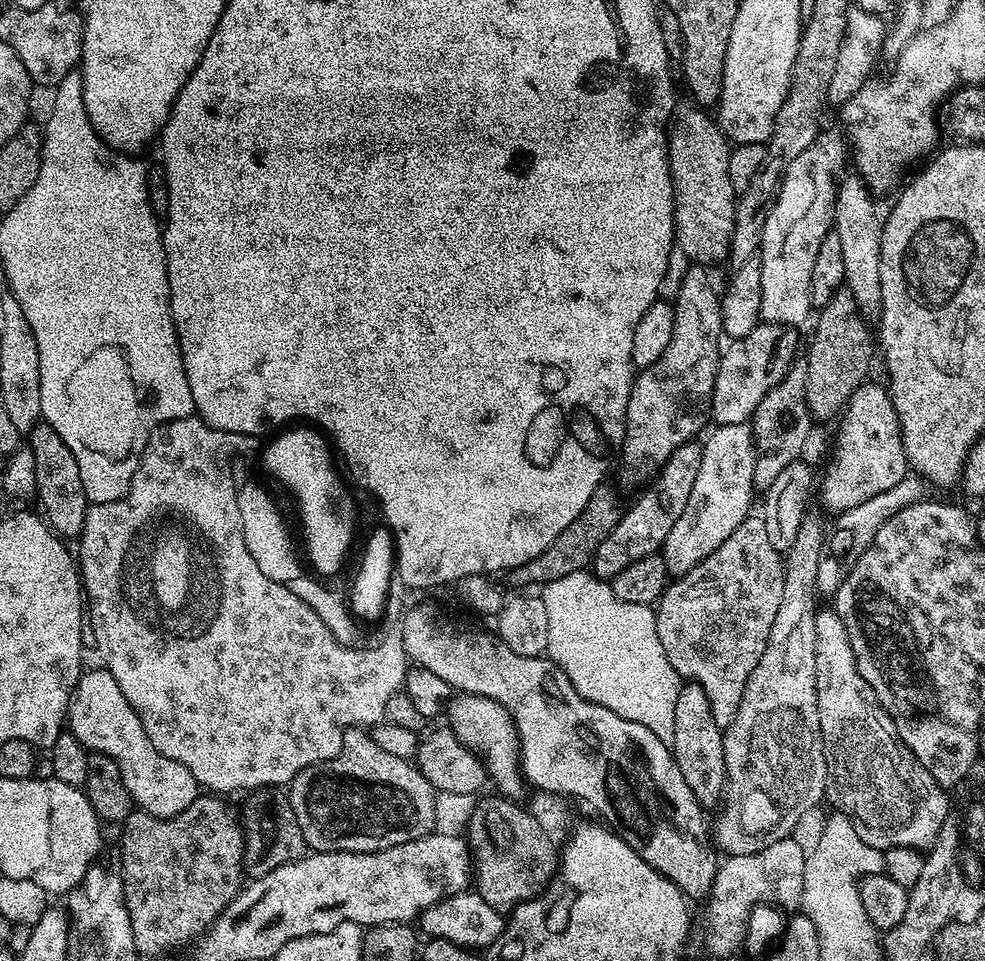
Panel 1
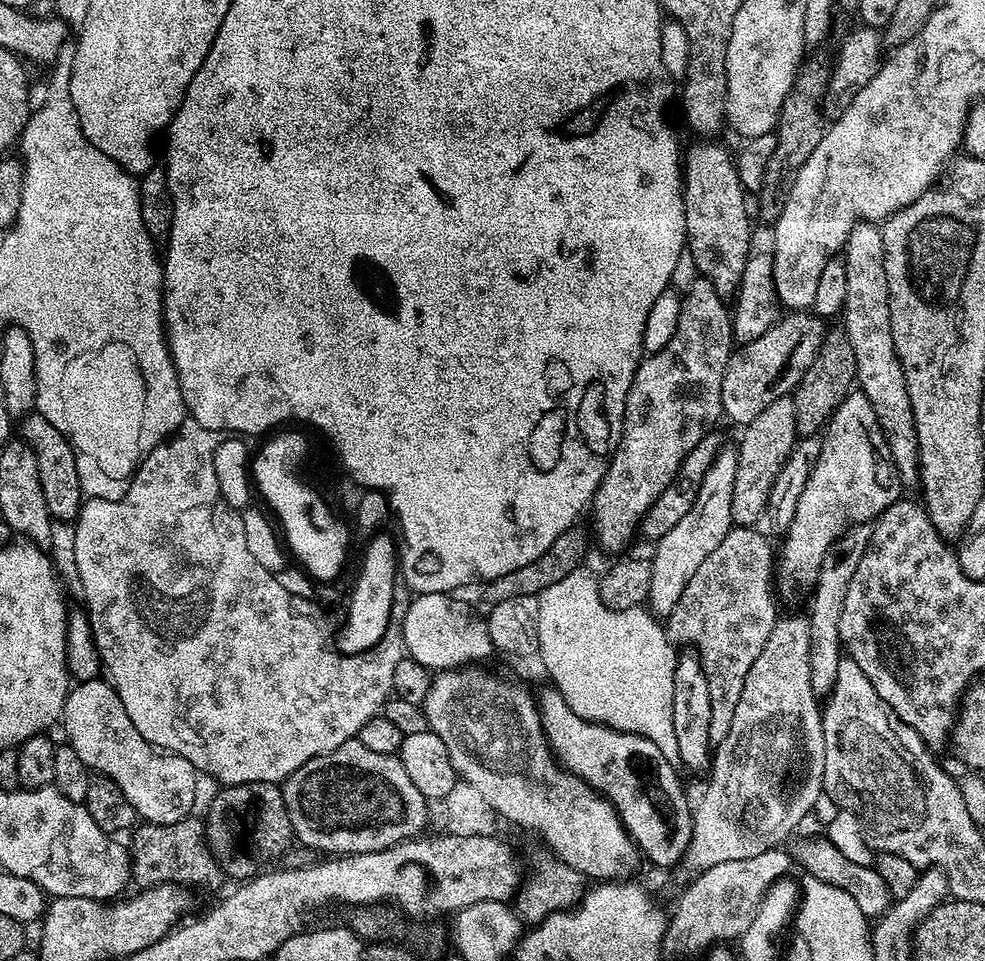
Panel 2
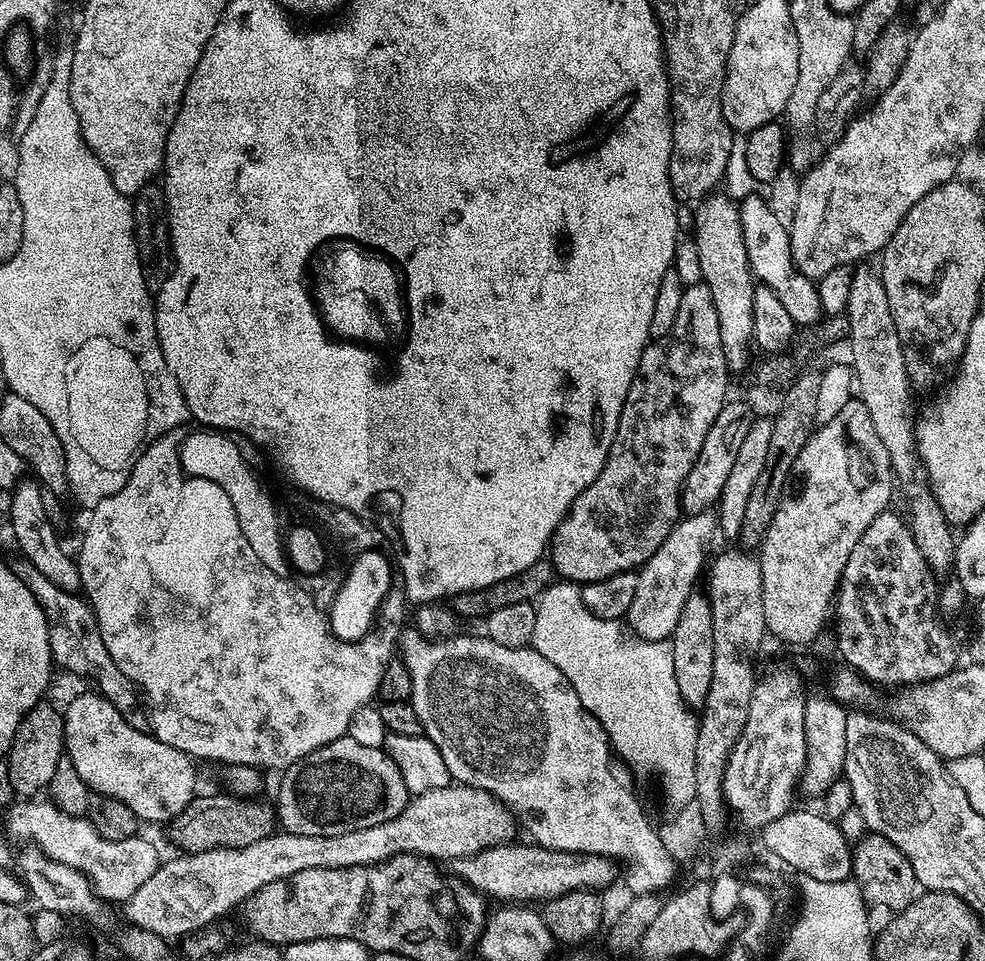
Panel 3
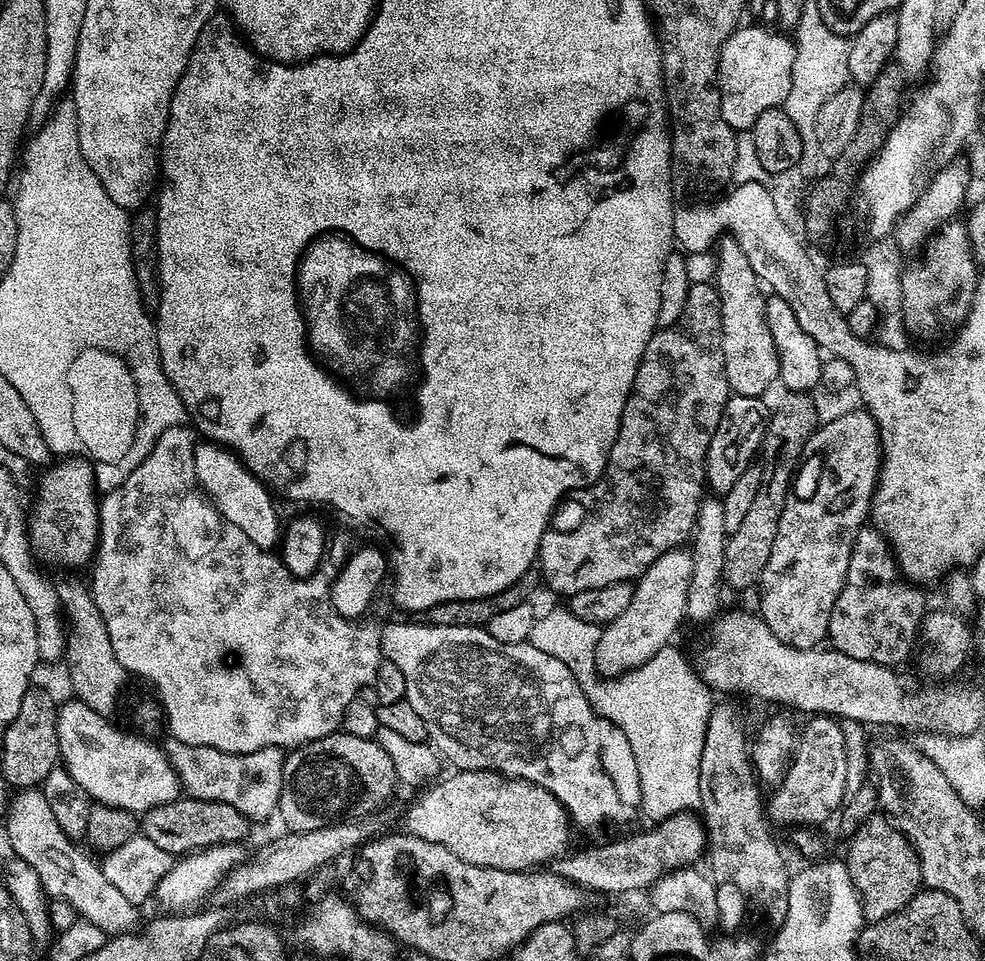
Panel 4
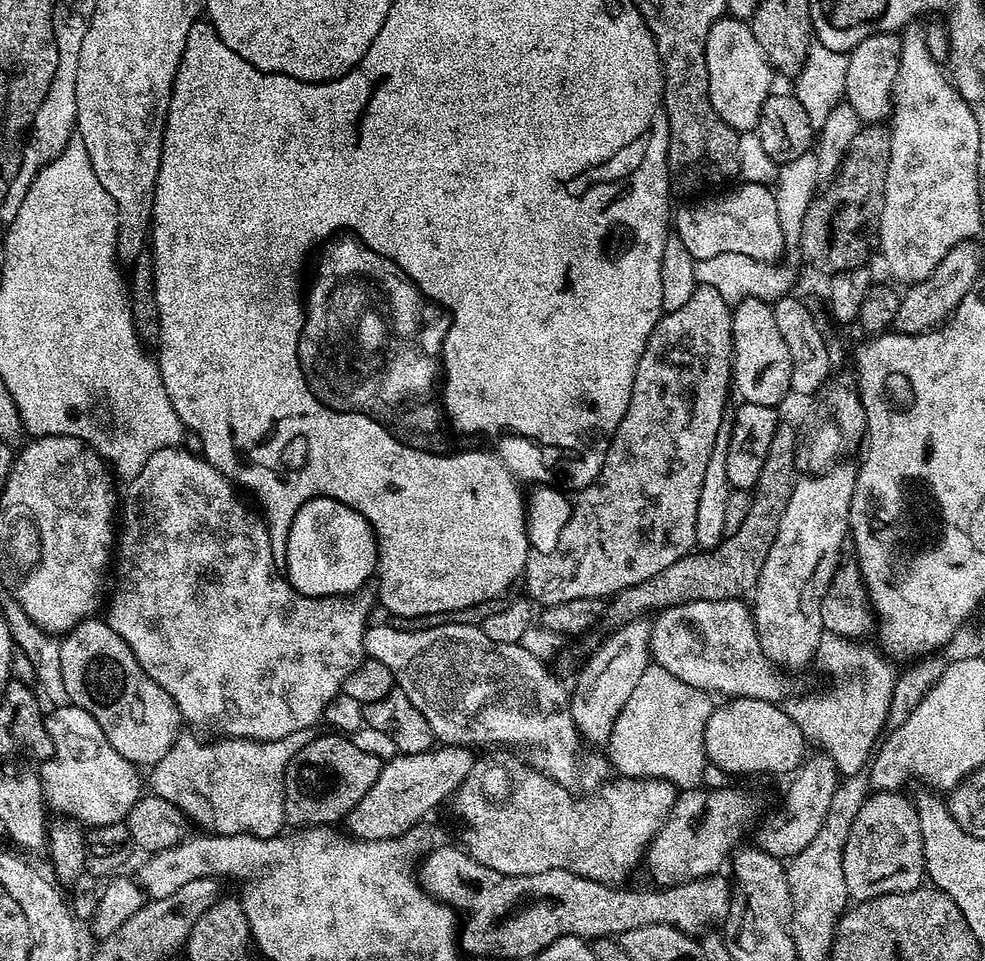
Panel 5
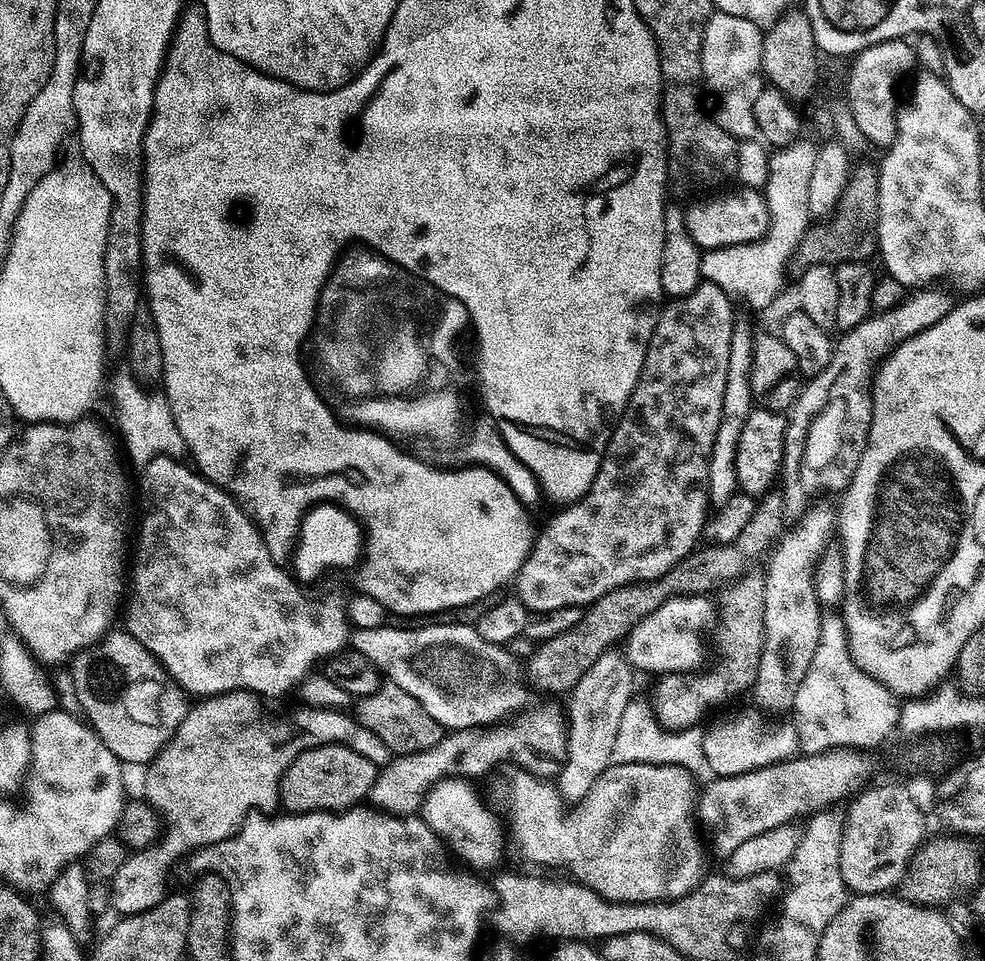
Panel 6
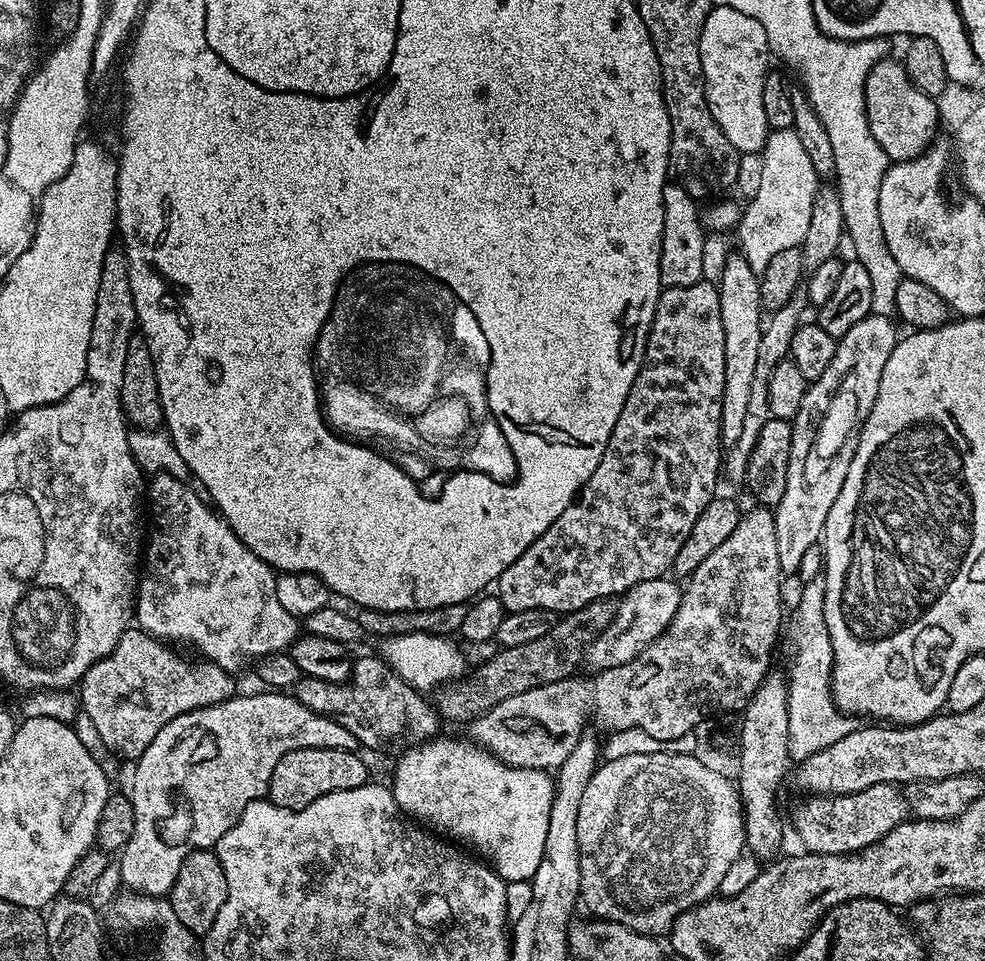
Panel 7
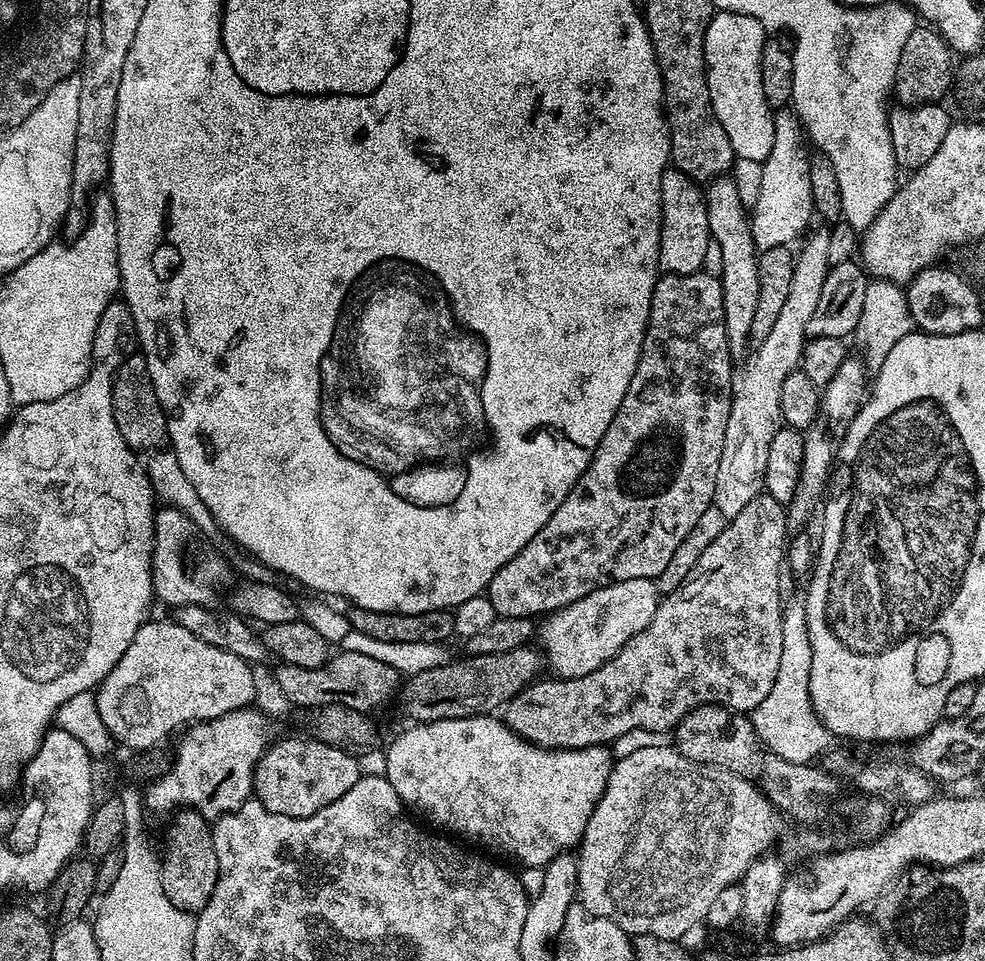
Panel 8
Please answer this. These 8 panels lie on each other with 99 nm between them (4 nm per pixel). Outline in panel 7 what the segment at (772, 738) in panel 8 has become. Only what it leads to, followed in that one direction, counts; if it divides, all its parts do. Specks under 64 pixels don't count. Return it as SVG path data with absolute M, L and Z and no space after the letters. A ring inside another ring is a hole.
M816 574L813 580L808 580L804 584L804 589L800 592L800 597L796 600L796 609L791 609L790 620L792 616L792 661L786 667L786 679L788 682L788 717L790 718L790 730L788 731L788 755L793 761L799 762L810 758L814 754L818 754L818 750L826 750L826 746L834 746L834 742L846 738L846 734L850 734L858 726L857 717L851 714L841 712L840 707L834 702L832 697L832 663L834 662L834 650L830 646L830 630L826 630L826 610L824 603L826 602L826 582L823 575Z

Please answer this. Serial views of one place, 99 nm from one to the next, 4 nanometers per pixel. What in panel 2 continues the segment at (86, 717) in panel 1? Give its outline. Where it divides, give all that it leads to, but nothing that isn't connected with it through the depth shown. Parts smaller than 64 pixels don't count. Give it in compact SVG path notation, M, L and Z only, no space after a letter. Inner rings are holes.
M107 679L82 681L69 691L64 703L63 724L68 731L67 743L74 750L74 754L78 754L78 758L82 758L84 765L93 773L112 780L141 821L150 824L173 824L189 819L191 812L188 811L196 804L196 768L186 758L153 748L150 742L146 742L146 738L142 738L142 734L138 734L138 730L134 730L134 722L130 722L130 714L126 714L118 698L115 687Z

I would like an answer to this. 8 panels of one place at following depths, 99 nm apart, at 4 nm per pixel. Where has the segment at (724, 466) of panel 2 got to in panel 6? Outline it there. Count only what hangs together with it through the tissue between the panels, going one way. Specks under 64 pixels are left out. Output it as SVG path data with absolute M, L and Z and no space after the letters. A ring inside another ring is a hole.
M619 651L604 652L582 674L582 678L572 688L567 697L566 731L568 734L568 755L564 763L559 765L558 775L554 783L565 805L571 806L586 798L590 786L598 782L598 778L607 768L611 768L614 738L618 738L618 726L622 723L622 714L626 714L626 706L634 699L632 692L632 676L634 669Z

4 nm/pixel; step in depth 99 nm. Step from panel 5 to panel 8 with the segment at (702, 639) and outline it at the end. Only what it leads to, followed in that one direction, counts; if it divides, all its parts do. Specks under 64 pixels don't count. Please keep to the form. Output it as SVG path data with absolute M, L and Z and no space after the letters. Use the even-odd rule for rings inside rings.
M626 578L626 582L614 582L610 586L602 586L590 594L586 594L586 598L580 598L578 602L574 602L570 606L559 608L543 621L545 624L541 623L538 628L539 639L544 639L542 655L547 667L553 668L556 671L553 673L562 680L582 678L582 674L590 674L594 670L598 670L603 664L610 662L610 658L614 658L614 654L618 654L618 650L622 650L622 646L626 646L626 642L630 642L630 638L634 638L634 634L638 634L642 630L646 630L646 626L650 626L650 618L654 618L656 607L660 604L661 599L661 593L656 590L655 580Z

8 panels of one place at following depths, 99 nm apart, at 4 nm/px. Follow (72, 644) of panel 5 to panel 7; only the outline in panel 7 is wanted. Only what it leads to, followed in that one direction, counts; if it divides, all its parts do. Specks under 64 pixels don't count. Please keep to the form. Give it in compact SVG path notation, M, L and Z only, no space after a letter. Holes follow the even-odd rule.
M129 627L129 629L124 632L122 638L119 639L118 646L114 648L111 654L96 662L81 680L78 688L81 709L93 719L93 723L95 723L95 727L97 727L97 731L99 731L99 735L101 735L106 746L108 746L108 748L121 759L126 760L126 758L129 758L129 760L135 760L143 754L146 748L150 746L150 742L154 740L155 735L158 734L158 731L162 730L162 728L166 726L166 723L172 721L174 718L180 717L182 714L189 712L190 710L198 710L199 708L205 708L206 706L214 706L218 702L230 699L237 691L236 684L232 681L235 680L233 673L228 672L222 666L212 664L203 658L197 659L197 664L191 664L190 661L186 660L170 648L173 647L170 647L167 643L164 643L161 640L157 640L156 637L140 630L139 627Z

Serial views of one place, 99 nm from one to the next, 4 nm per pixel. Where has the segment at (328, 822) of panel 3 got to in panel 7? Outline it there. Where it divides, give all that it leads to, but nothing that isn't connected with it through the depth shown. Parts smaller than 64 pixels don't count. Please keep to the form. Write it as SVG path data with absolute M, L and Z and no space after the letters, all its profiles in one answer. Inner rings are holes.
M299 748L288 752L274 766L274 774L270 778L267 799L272 803L289 808L302 810L310 806L318 798L338 790L350 790L369 783L368 768L364 760L356 752L343 752L329 748Z

